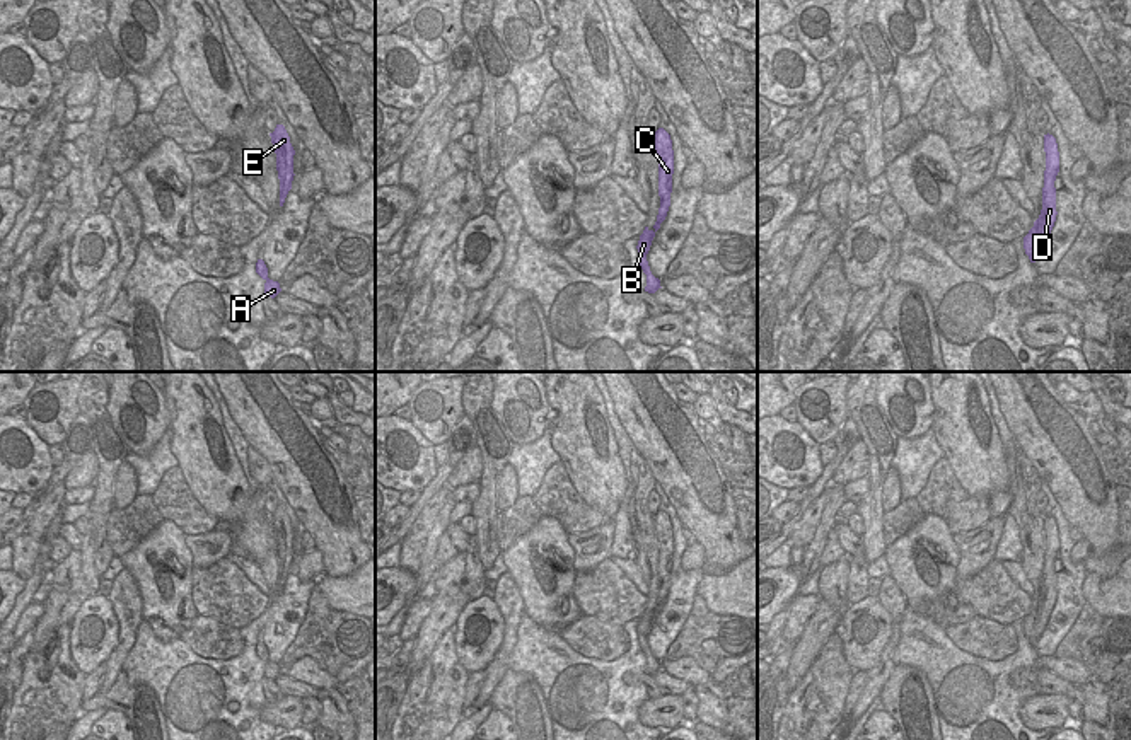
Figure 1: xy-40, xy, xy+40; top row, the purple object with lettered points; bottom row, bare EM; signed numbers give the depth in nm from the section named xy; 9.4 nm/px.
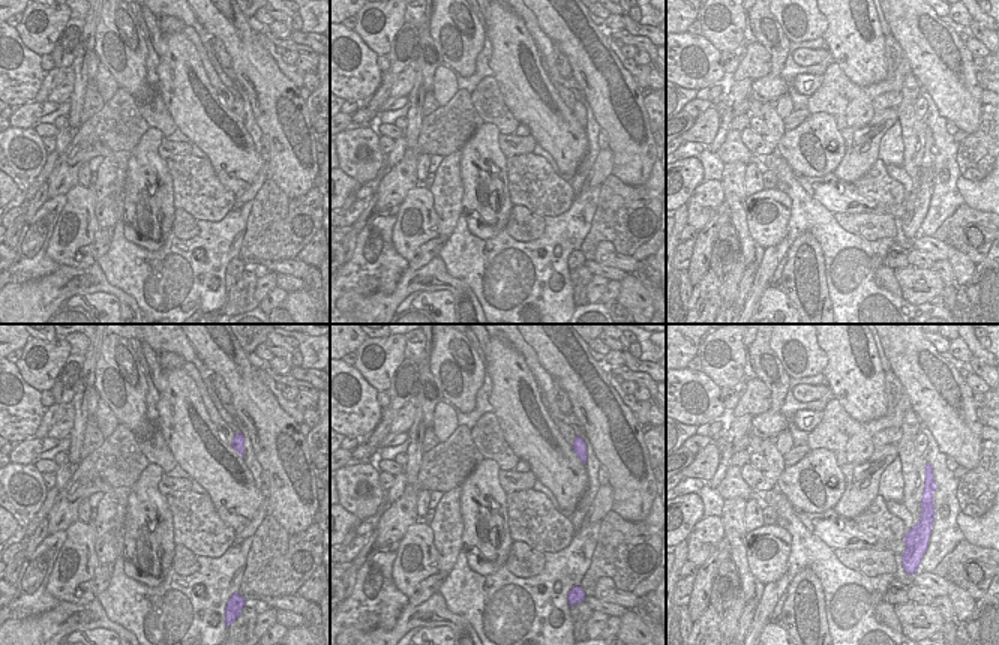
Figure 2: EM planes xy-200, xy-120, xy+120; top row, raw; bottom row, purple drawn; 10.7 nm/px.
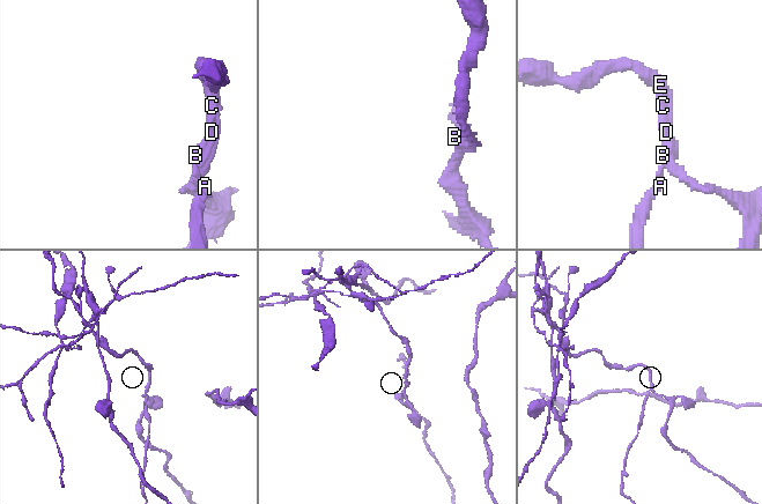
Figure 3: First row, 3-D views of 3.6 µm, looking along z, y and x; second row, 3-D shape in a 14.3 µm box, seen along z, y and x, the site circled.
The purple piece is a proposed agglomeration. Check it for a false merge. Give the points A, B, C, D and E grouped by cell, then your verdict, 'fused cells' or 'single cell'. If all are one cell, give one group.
A / B C D E; fused cells

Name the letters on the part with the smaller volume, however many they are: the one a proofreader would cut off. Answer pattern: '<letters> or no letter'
A

